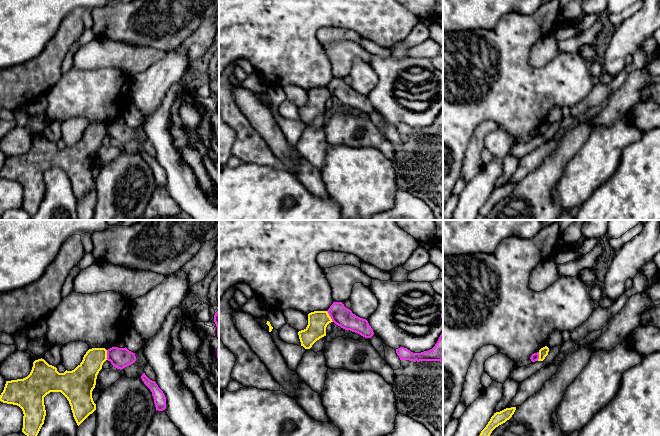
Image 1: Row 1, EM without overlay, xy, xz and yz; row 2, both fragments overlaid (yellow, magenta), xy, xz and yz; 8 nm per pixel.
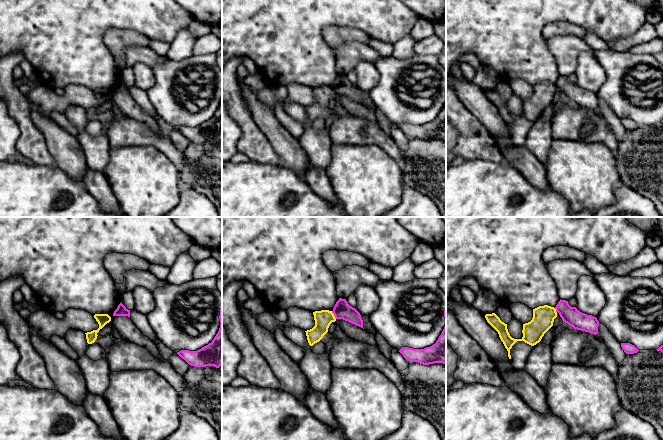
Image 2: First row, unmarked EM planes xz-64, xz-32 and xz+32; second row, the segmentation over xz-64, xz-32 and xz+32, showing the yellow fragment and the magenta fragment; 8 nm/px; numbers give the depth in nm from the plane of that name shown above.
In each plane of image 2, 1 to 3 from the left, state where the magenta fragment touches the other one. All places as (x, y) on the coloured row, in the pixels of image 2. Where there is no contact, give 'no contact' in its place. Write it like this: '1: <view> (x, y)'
1: no contact
2: xz-32 (333, 315)
3: xz+32 (555, 310)

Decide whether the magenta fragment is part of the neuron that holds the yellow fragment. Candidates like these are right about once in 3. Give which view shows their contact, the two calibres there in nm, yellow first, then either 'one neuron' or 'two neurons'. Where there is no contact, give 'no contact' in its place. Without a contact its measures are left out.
xz | 160/160 nm | two neurons

